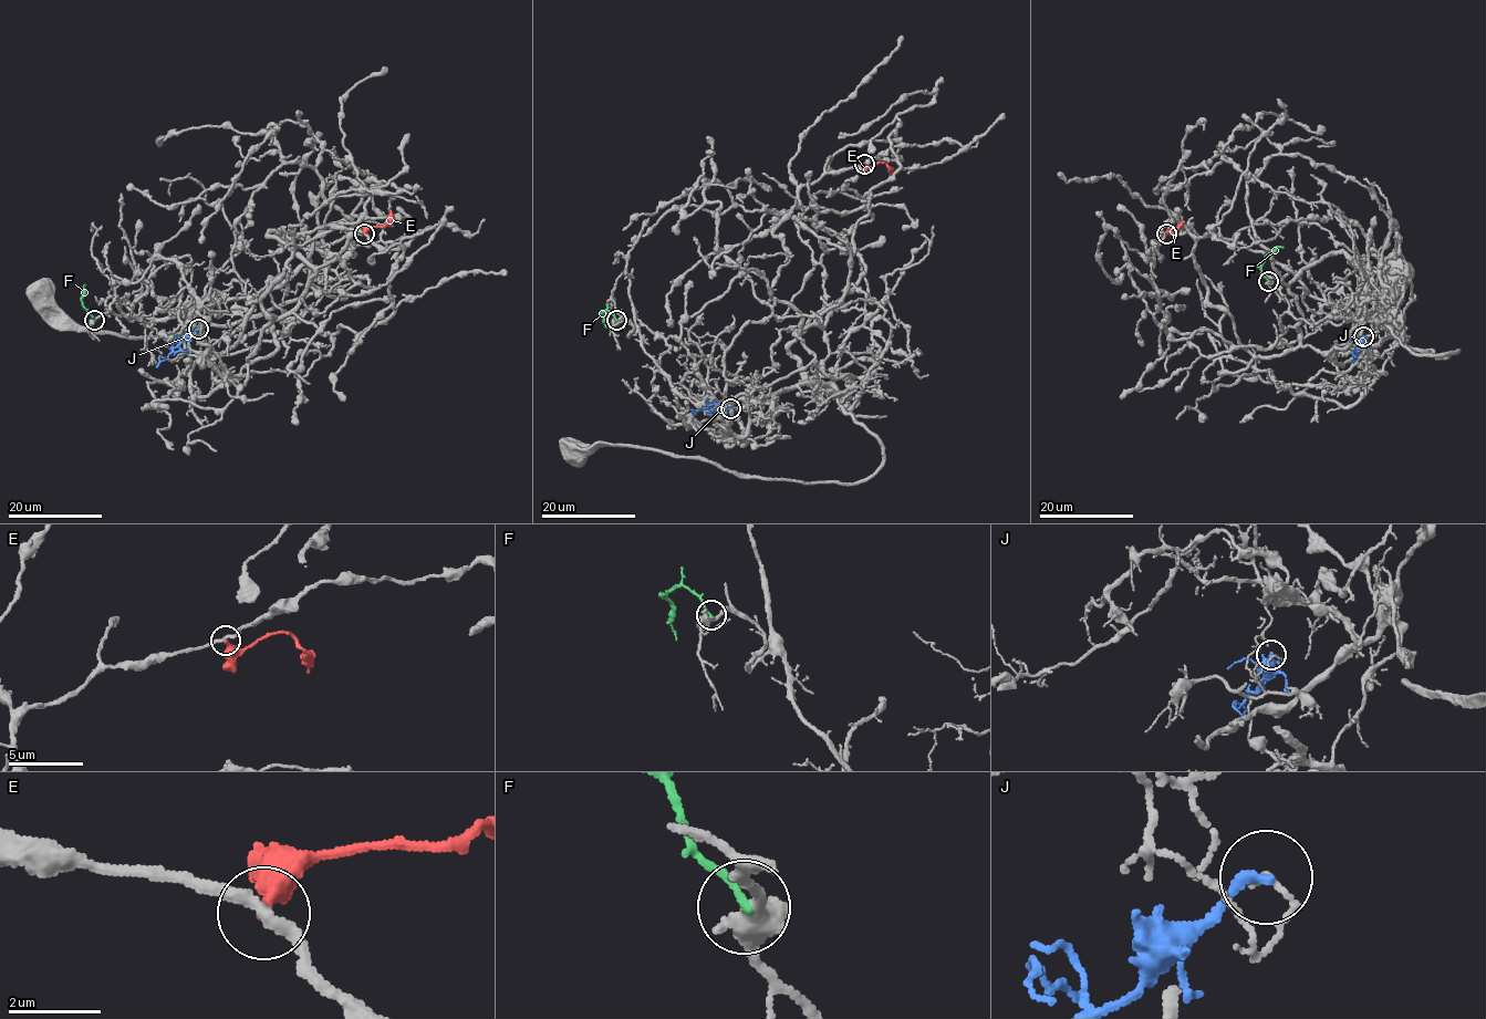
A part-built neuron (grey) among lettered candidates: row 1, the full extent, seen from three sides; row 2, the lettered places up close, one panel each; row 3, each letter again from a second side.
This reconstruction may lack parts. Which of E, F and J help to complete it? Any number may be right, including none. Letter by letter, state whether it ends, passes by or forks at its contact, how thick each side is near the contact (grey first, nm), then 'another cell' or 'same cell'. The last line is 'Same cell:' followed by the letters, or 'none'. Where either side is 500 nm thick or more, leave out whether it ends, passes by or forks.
E: it ends there; 240 nm thick on the grey side, 320 nm on the other; another cell
F: it ends there; 400 nm thick on the grey side, 170 nm on the other; another cell
J: it ends there; 140 nm thick on the grey side, 240 nm on the other; another cell
Same cell: none

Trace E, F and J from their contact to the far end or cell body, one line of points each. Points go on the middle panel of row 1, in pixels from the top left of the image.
E: (864, 165), (871, 167), (883, 162), (890, 167), (891, 174)
F: (616, 319), (611, 312), (601, 312), (605, 328)
J: (730, 407), (698, 409), (695, 415)

